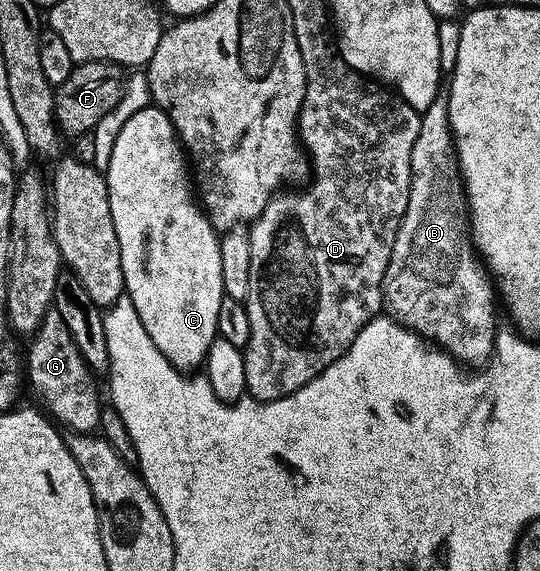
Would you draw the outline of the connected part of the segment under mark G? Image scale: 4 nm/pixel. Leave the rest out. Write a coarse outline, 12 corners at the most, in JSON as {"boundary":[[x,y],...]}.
{"boundary":[[55,308],[31,346],[29,386],[60,427],[101,426],[99,386]]}

